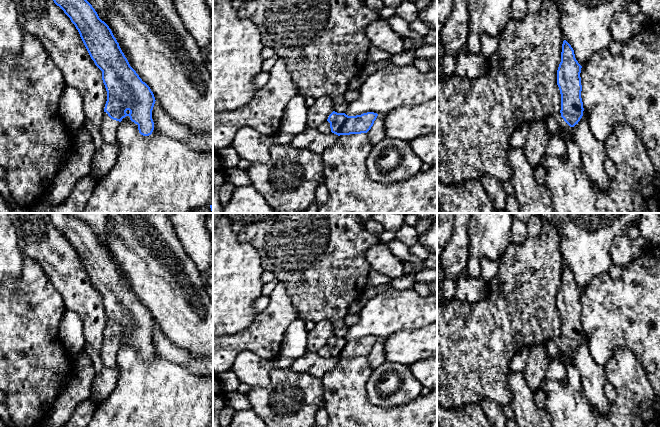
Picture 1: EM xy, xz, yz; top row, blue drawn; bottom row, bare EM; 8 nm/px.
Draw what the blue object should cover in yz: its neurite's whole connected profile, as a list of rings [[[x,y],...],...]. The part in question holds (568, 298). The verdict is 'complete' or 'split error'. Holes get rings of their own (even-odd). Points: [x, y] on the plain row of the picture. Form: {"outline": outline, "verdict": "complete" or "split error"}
{"outline": [[[564,264],[562,268],[561,286],[557,294],[557,309],[561,318],[561,334],[549,339],[547,353],[563,364],[567,358],[572,358],[573,352],[583,340],[581,322],[581,292],[575,282],[571,269]]], "verdict": "split error"}

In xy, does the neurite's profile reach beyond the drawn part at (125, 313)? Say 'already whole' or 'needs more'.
needs more

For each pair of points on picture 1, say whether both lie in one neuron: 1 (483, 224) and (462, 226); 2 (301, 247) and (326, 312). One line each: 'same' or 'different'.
1: different
2: same

